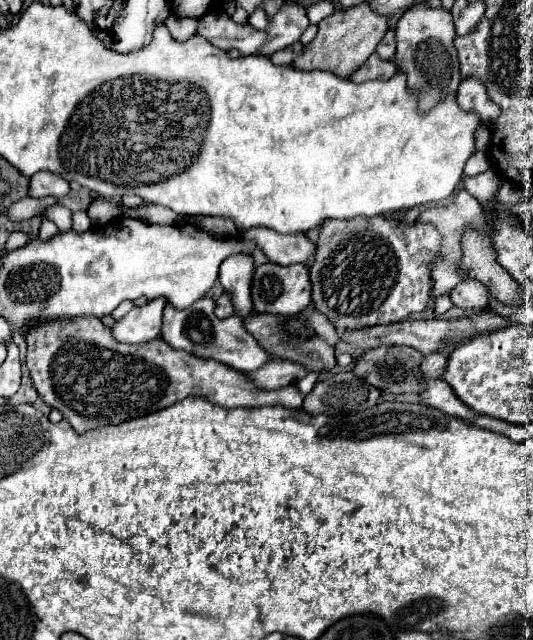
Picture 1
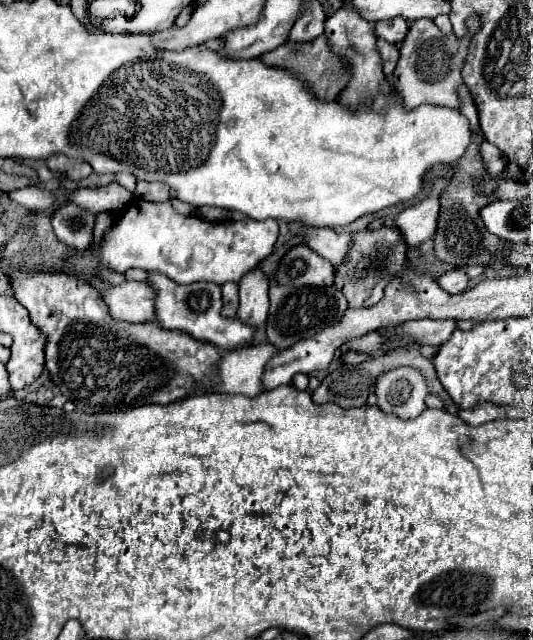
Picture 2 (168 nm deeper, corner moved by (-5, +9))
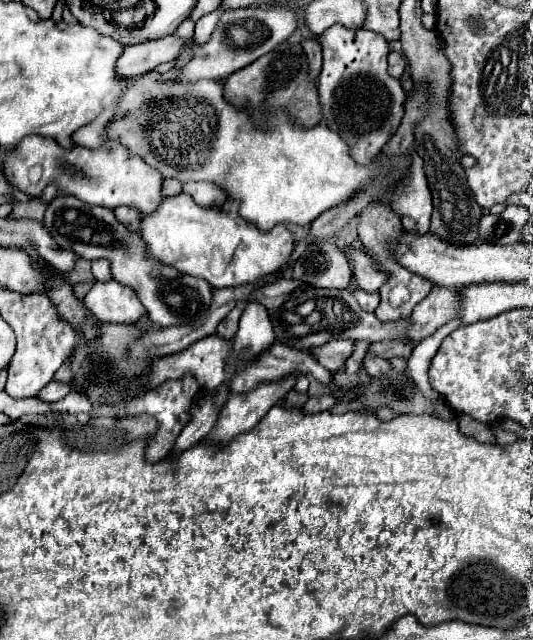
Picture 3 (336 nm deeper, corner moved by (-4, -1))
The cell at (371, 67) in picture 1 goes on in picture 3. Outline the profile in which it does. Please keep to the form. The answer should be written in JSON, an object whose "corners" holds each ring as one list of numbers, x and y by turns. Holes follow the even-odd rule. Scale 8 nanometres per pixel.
{"corners":[[391,52,389,54,389,74,391,76,401,78,405,66,407,66,407,62,405,62,405,56,403,54,399,54,399,52]]}

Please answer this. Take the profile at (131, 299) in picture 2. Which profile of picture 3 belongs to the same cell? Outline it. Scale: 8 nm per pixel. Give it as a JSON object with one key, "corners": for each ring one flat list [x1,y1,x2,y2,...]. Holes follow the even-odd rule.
{"corners":[[115,280,95,282,83,302,95,318,107,324,133,324,145,316,145,306,135,290]]}

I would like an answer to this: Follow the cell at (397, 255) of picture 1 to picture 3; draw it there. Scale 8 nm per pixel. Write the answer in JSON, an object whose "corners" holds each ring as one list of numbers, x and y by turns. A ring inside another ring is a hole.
{"corners":[[355,290,353,294,355,294,355,298,357,298,357,302,359,302,359,306,361,306,363,310,375,312,375,308,377,308,377,304,379,304,379,294,363,292,363,290]]}

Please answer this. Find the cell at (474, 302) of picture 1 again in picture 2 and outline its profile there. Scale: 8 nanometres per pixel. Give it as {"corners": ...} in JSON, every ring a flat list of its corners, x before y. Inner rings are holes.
{"corners":[[452,270,452,272,446,272,438,280,438,284,450,294,460,294,470,288,470,276,464,270]]}

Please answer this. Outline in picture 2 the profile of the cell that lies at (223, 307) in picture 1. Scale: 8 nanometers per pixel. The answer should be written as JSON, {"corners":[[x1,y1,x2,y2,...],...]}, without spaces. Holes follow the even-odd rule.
{"corners":[[226,282,222,284,222,300,224,316,236,316,238,314,238,284,236,282]]}

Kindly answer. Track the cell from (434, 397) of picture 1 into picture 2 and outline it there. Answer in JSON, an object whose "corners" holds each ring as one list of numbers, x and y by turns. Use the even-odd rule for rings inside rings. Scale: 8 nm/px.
{"corners":[[400,366,382,374,376,388,378,406,384,412,392,412,402,418,416,418,424,410,428,394,428,380,412,366]]}

